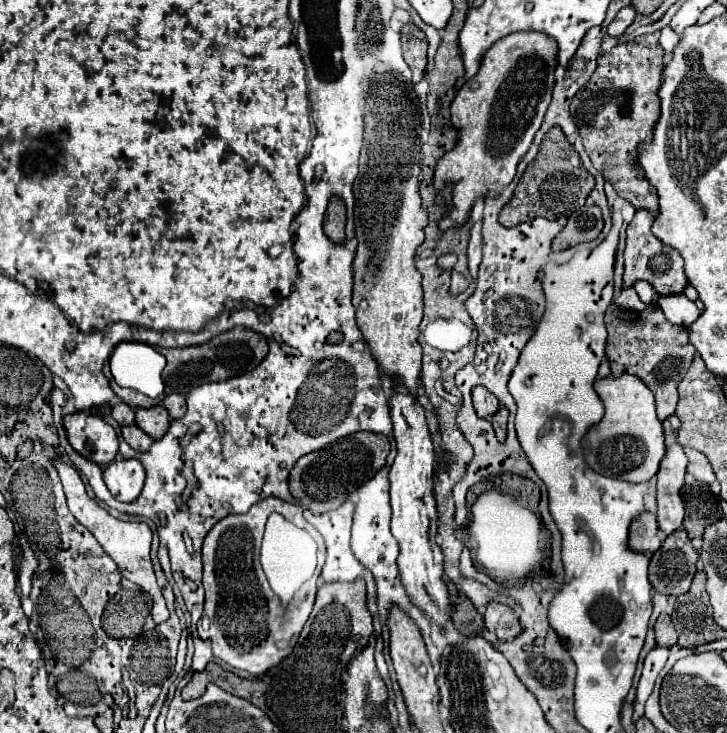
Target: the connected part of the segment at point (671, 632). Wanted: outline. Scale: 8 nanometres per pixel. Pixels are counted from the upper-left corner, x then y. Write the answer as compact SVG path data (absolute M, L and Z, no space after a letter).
M661 614L655 622L655 640L657 640L657 646L677 644L677 632L675 632L671 618L667 614Z

